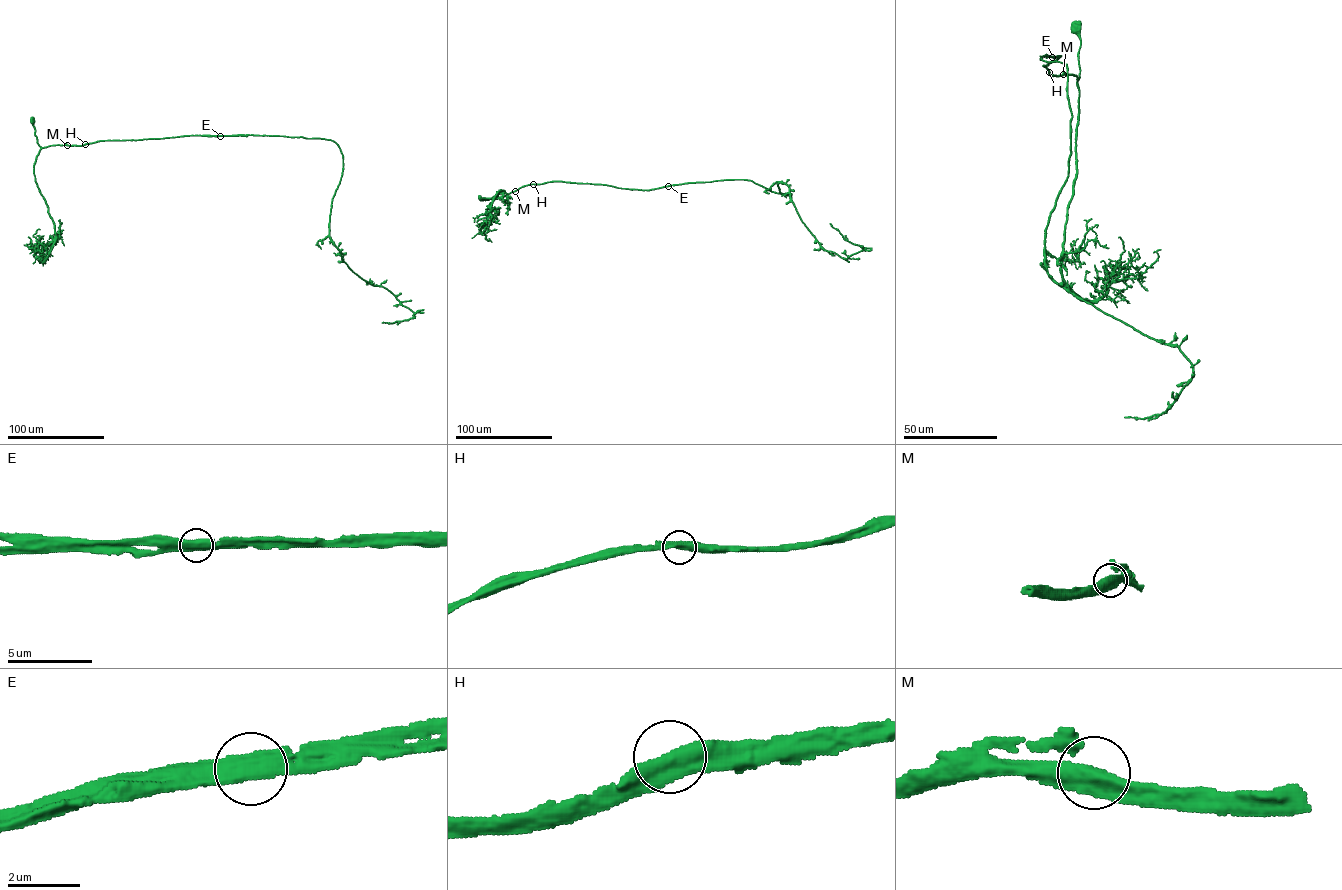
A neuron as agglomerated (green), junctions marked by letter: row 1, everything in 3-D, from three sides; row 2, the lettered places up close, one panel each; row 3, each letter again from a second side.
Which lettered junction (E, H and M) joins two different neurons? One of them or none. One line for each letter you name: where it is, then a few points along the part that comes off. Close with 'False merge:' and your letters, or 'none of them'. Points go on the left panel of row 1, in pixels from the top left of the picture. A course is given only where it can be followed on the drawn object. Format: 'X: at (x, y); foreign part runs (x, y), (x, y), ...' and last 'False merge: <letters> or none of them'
E: at (220, 136); foreign part runs (220, 136), (247, 136)
False merge: E

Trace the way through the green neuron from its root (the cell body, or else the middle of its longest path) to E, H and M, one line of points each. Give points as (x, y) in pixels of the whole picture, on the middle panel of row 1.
E: (480, 198), (482, 200), (496, 199), (525, 185), (555, 181), (638, 190), (668, 186)
H: (480, 198), (482, 200), (502, 197), (533, 184)
M: (480, 198), (482, 200), (496, 199), (515, 191)

